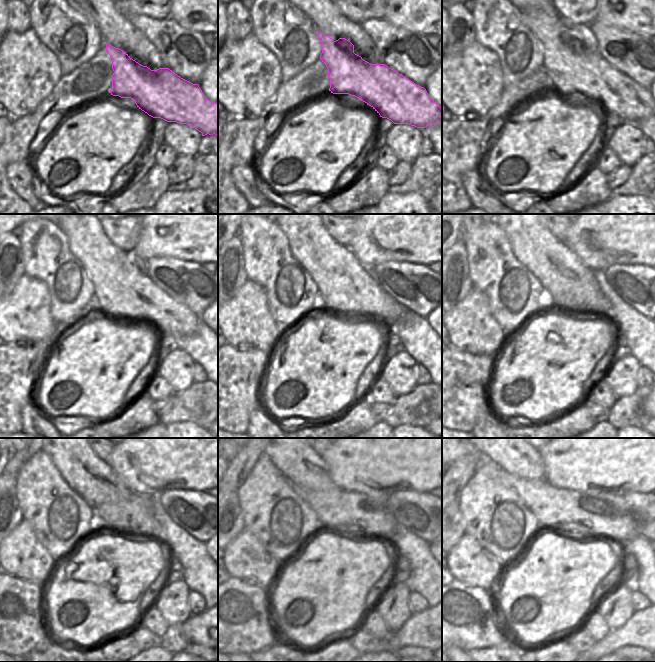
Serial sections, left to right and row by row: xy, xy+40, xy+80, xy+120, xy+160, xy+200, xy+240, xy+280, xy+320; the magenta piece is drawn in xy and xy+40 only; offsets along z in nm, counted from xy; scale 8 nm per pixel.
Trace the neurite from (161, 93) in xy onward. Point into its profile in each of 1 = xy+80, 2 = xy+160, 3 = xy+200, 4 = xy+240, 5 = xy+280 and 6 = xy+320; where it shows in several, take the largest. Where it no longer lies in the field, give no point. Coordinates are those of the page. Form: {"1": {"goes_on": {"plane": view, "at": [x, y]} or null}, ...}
{"1": {"goes_on": {"plane": "xy+80", "at": [573, 69]}}, "2": {"goes_on": {"plane": "xy+160", "at": [345, 286]}}, "3": {"goes_on": {"plane": "xy+200", "at": [571, 285]}}, "4": {"goes_on": {"plane": "xy+240", "at": [88, 475]}}, "5": {"goes_on": {"plane": "xy+280", "at": [301, 465]}}, "6": {"goes_on": {"plane": "xy+320", "at": [519, 458]}}}

